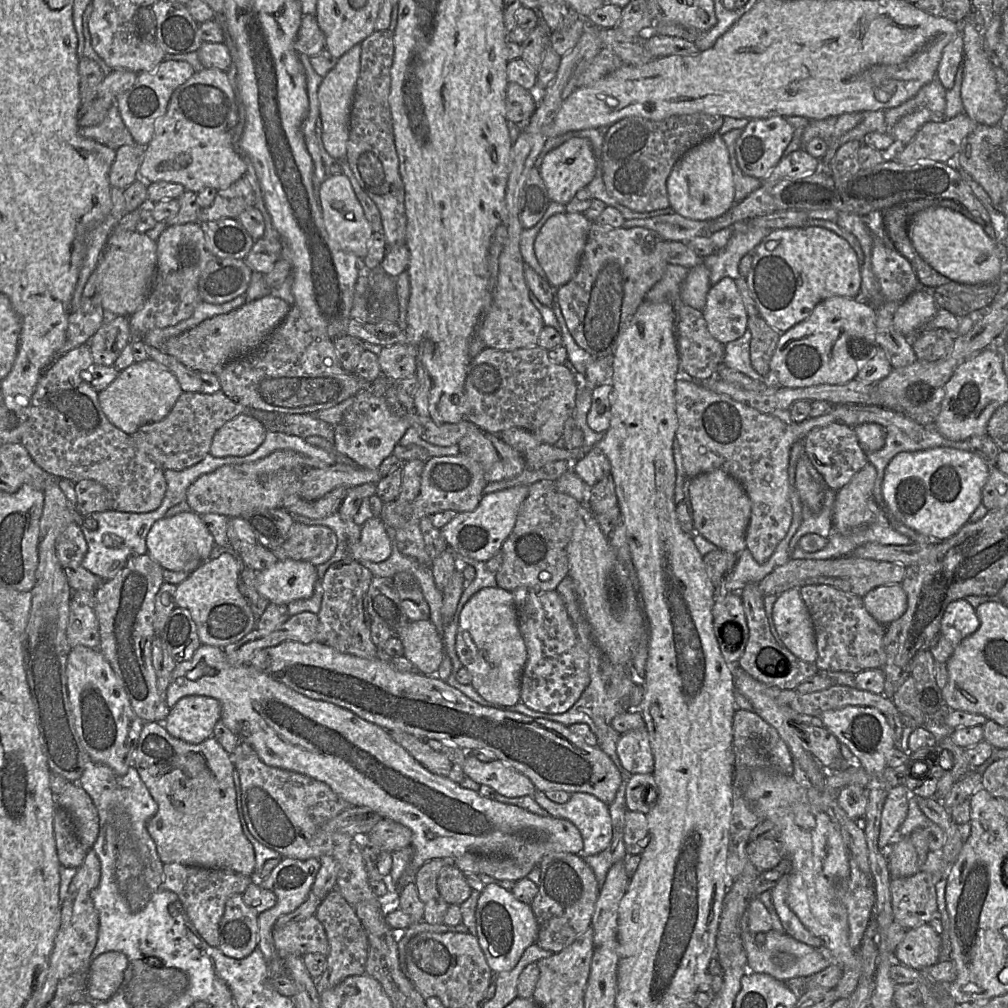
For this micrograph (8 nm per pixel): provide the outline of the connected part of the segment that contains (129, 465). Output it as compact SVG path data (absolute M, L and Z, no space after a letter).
M84 343L63 356L58 356L43 372L33 393L27 427L21 443L28 453L46 472L73 483L94 480L111 494L111 510L147 513L157 509L165 496L167 484L165 469L138 448L131 435L114 426L101 409L98 392L88 382L86 374L94 364L90 346Z

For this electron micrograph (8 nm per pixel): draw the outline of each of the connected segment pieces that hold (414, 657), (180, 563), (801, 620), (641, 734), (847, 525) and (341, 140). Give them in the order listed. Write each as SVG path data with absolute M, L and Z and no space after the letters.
M430 619L408 621L396 635L403 645L403 656L424 675L435 676L444 656L444 644Z
M183 512L154 523L146 538L147 554L163 569L192 573L216 552L214 538L201 516Z
M791 588L779 594L773 606L772 616L784 645L799 659L815 662L815 630L800 589Z
M646 725L621 734L616 752L625 774L653 774L654 757Z
M869 462L839 491L833 506L832 524L838 532L846 532L868 522L872 517L869 501L877 472Z
M361 43L343 54L336 65L323 77L318 89L319 117L322 141L328 154L337 161L345 160L349 138L349 120L356 82L360 71Z

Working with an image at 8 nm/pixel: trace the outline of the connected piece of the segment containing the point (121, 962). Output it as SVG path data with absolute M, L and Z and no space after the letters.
M109 951L92 960L87 980L88 994L100 1001L111 998L119 989L128 959L118 951Z

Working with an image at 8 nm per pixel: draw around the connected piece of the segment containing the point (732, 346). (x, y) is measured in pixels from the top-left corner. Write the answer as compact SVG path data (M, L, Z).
M746 329L745 333L738 339L725 344L723 363L730 369L745 374L756 381L769 382L774 380L771 372L768 376L758 374L750 362L751 331Z

